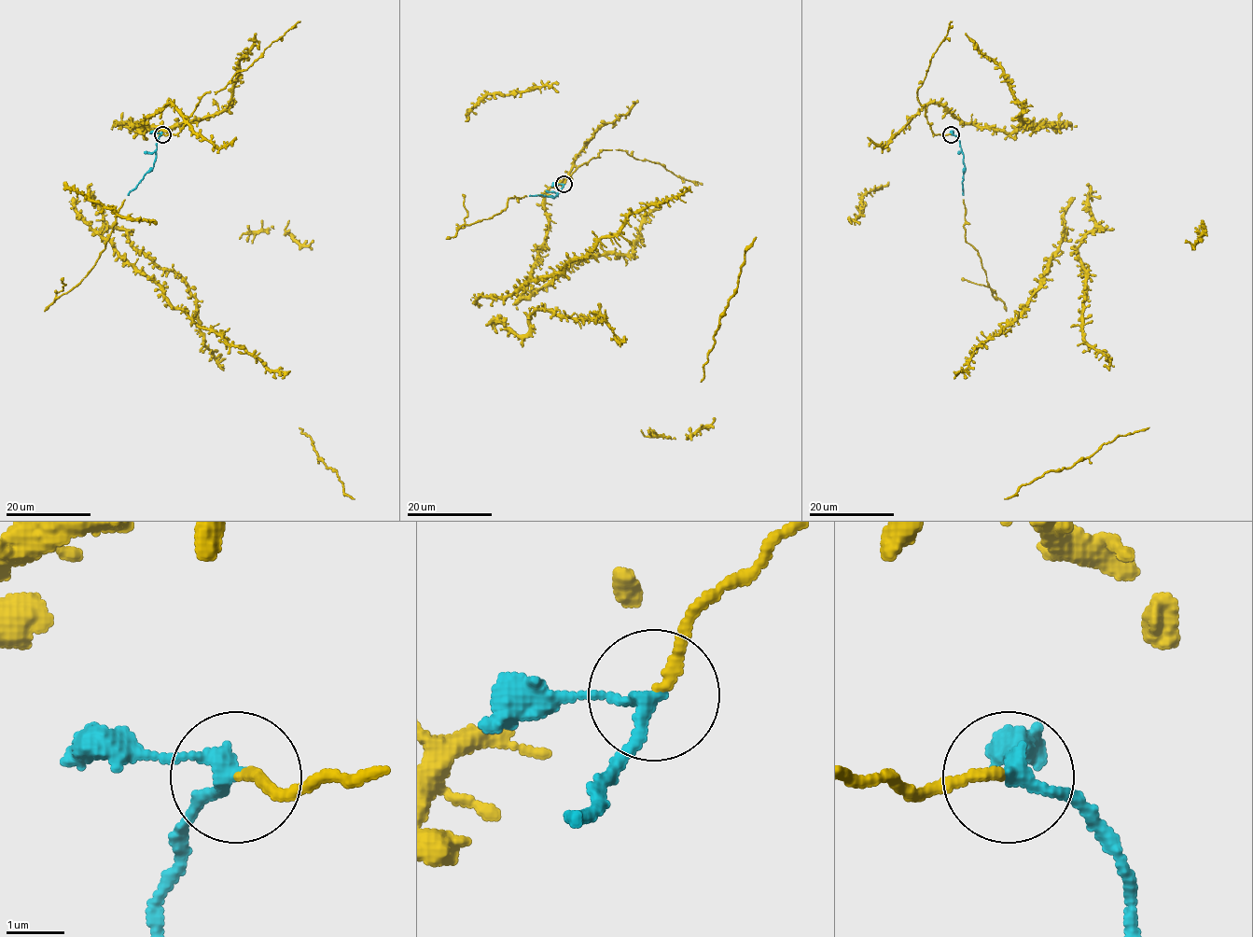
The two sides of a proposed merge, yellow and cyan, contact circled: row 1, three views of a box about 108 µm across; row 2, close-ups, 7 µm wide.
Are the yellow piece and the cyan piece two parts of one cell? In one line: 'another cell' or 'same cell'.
same cell

